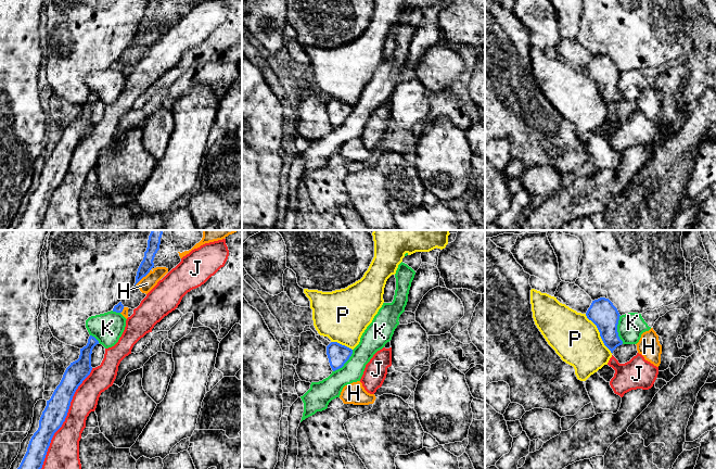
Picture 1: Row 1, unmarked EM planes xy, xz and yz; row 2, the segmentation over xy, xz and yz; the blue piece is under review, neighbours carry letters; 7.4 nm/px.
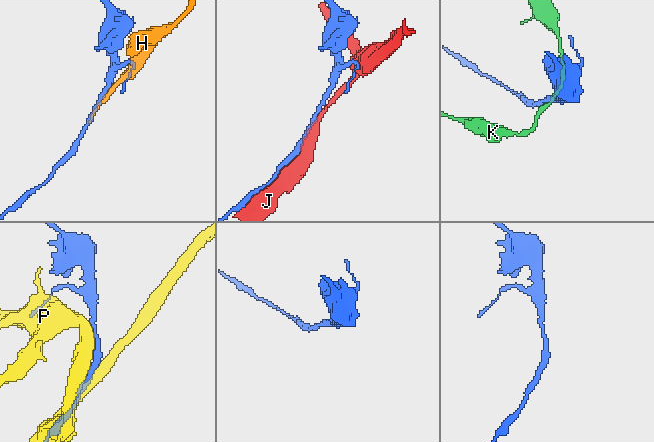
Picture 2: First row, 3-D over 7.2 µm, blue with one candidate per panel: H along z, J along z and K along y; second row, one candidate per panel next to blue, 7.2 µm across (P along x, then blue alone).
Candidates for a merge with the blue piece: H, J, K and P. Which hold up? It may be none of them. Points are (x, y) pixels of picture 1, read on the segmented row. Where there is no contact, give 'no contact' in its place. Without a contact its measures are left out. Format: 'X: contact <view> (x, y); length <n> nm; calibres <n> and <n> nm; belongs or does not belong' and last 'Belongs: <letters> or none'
H: contact xy (143, 276); length 190 nm; calibres 100 and 110 nm; does not belong
J: contact xy (65, 417); length 850 nm; calibres 170 and 220 nm; does not belong
K: contact yz (616, 329); length 220 nm; calibres 200 and 200 nm; does not belong
P: contact yz (600, 333); length 360 nm; calibres 200 and 360 nm; does not belong
Belongs: none

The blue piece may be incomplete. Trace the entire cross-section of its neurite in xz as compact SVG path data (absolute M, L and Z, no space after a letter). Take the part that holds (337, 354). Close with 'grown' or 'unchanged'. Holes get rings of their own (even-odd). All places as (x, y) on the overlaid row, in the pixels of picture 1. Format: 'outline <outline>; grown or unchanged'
outline M331 342L327 346L327 355L333 371L342 368L344 364L349 359L351 354L353 354L351 348L342 345L337 342Z; unchanged

